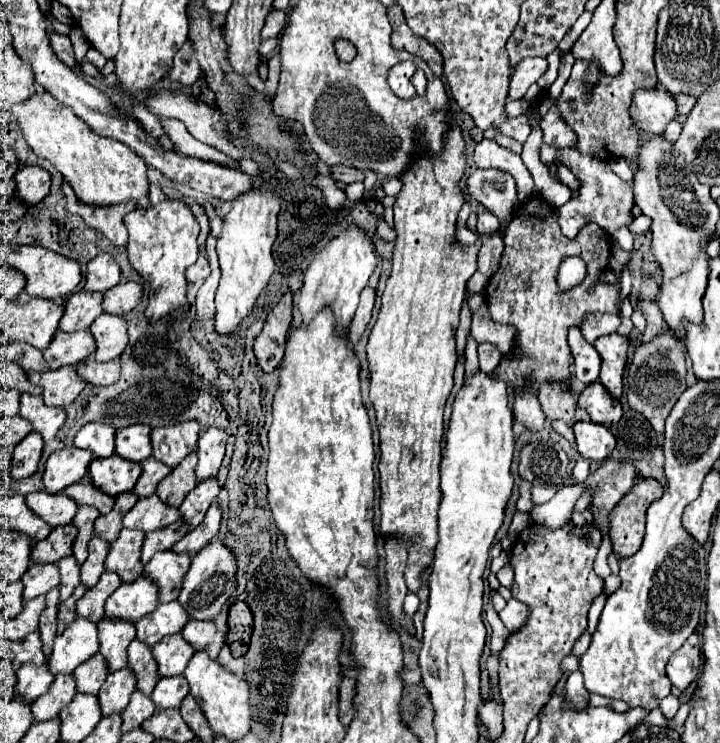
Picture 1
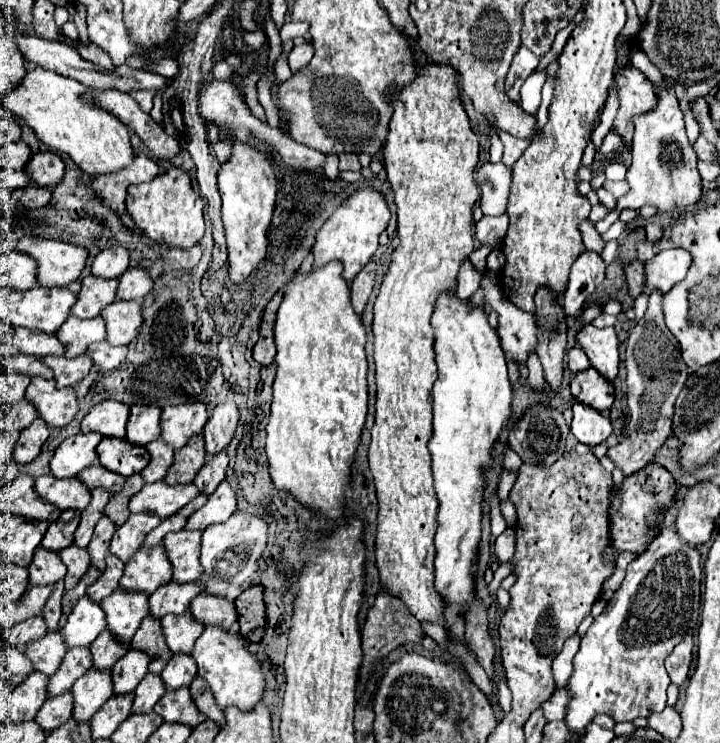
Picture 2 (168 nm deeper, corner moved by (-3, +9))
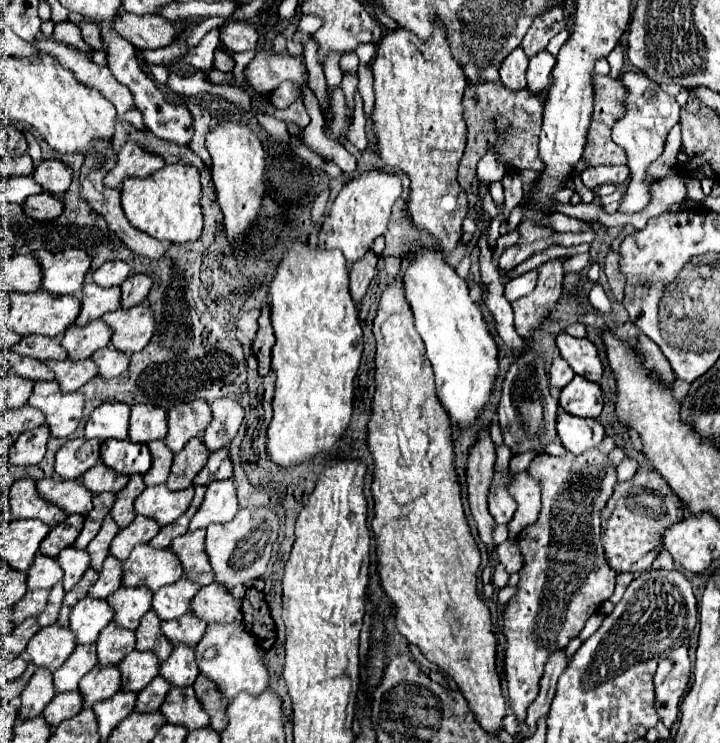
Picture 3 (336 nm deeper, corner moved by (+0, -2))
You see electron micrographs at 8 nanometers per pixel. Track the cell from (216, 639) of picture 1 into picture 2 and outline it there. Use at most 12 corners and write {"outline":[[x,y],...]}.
{"outline":[[199,593],[191,613],[203,625],[229,629],[237,621],[235,603]]}

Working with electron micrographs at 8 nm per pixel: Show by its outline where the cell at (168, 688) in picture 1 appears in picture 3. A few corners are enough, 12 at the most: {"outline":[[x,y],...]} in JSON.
{"outline":[[172,650],[160,676],[174,688],[192,686],[198,678],[194,650]]}

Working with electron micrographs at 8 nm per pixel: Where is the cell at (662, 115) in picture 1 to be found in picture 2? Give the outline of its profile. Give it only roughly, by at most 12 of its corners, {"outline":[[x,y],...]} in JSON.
{"outline":[[635,67],[615,73],[619,111],[611,131],[627,151],[631,117],[655,107],[653,83]]}

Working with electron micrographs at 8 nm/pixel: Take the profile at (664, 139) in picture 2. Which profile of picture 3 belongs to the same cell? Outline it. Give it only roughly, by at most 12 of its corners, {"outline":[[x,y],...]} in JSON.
{"outline":[[626,72],[626,114],[612,140],[630,182],[618,212],[652,202],[648,168],[680,120],[680,106],[642,72]]}

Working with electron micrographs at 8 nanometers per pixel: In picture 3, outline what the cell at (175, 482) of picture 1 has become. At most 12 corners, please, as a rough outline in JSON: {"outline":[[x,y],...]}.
{"outline":[[192,438],[174,456],[168,490],[192,486],[210,452],[200,438]]}

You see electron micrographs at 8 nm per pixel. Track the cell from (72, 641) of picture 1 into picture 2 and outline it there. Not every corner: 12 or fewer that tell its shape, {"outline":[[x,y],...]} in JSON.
{"outline":[[83,595],[61,633],[65,645],[89,647],[107,627],[99,603]]}

